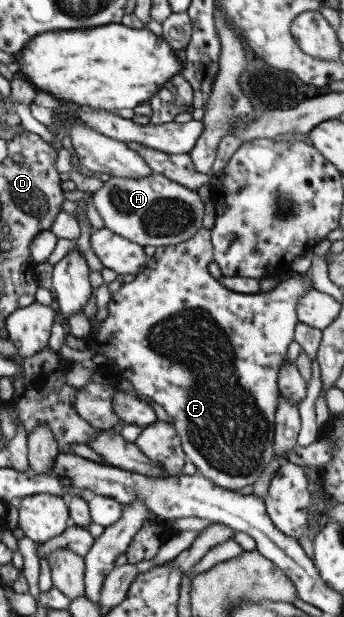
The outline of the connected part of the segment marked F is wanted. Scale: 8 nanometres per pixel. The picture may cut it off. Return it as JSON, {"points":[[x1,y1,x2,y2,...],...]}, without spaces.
{"points":[[202,227,187,241,155,248,155,253,148,257,145,263,145,269,136,274,131,282,121,284,119,289,110,295,108,306,106,307,108,311,103,321,89,319,91,332,85,338,84,347,91,348,95,353,105,357,106,365,103,365,99,371,114,376,116,379,123,377,123,379,129,381,137,393,149,397,153,403,161,405,163,411,166,411,167,415,171,417,171,424,180,437,183,454,195,466,197,469,196,473,219,488,236,492,246,485,255,483,263,469,269,463,272,463,273,446,275,444,273,442,274,413,278,402,277,372,280,363,285,358,287,345,294,339,294,327,298,322,296,318,298,297,309,291,312,286,311,283,308,283,309,277,305,273,301,273,280,281,269,292,235,293,233,290,227,289,219,280,214,279,207,272,206,264,209,262,213,262,210,230,205,230]]}

